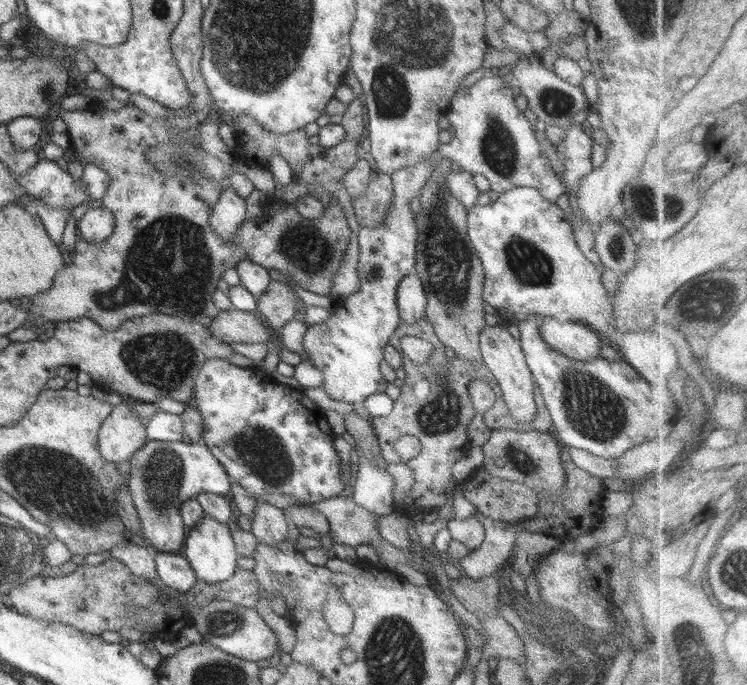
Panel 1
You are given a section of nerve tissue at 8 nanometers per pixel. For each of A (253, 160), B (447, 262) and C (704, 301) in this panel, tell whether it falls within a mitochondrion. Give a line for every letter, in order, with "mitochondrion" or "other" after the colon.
A: other
B: mitochondrion
C: mitochondrion

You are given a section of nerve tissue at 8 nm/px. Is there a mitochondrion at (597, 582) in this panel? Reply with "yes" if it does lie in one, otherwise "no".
no

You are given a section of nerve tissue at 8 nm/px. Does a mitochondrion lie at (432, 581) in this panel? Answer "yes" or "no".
no

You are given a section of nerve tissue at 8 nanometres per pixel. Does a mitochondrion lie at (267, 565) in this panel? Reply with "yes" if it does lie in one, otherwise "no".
no

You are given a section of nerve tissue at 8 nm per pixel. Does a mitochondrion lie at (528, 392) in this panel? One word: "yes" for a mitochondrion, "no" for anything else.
no

